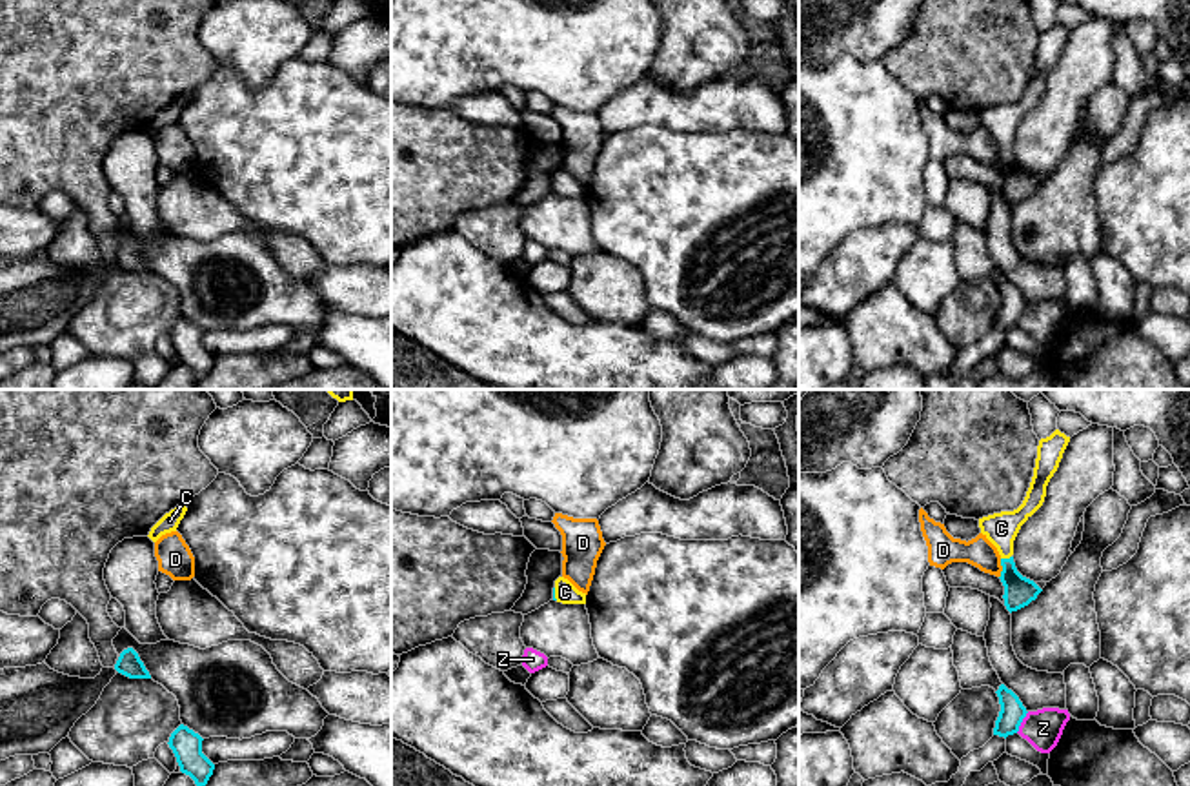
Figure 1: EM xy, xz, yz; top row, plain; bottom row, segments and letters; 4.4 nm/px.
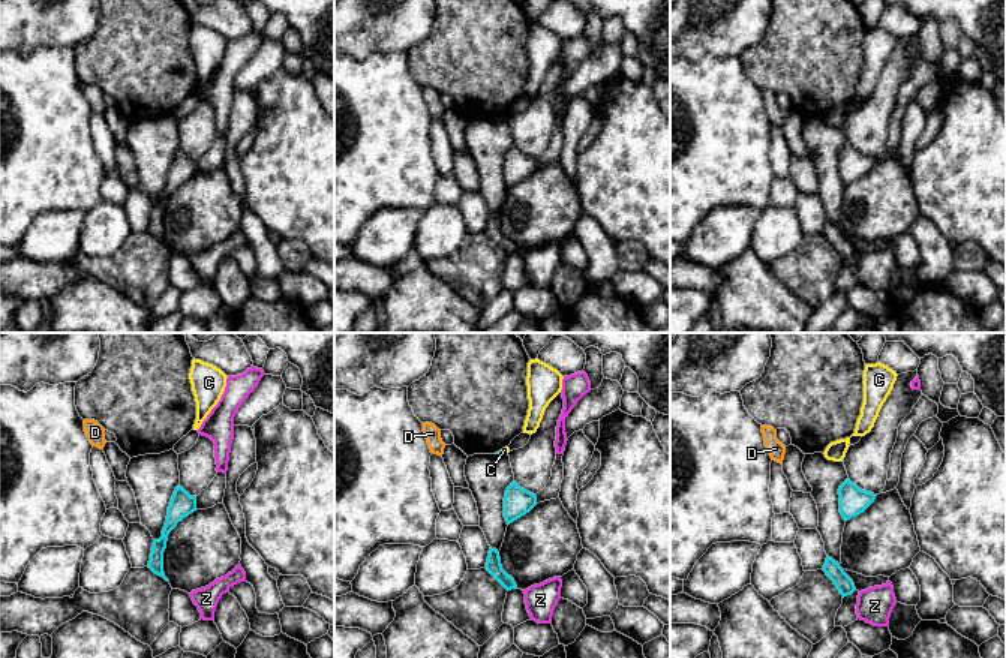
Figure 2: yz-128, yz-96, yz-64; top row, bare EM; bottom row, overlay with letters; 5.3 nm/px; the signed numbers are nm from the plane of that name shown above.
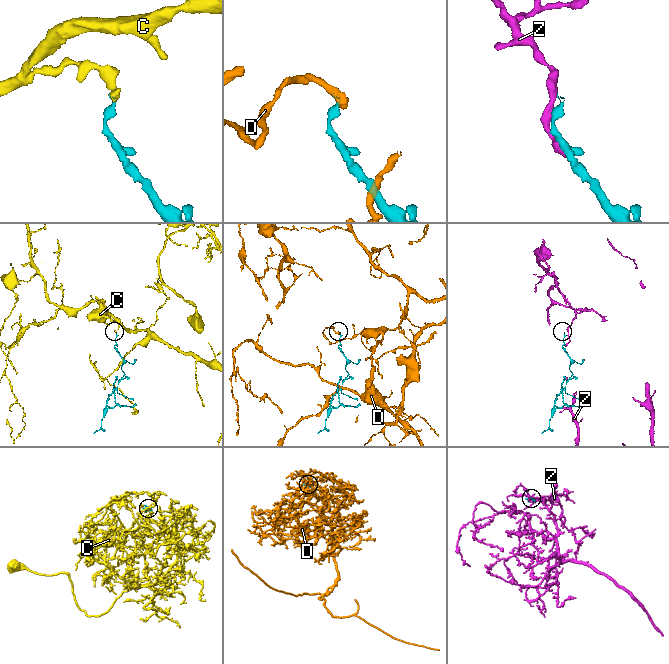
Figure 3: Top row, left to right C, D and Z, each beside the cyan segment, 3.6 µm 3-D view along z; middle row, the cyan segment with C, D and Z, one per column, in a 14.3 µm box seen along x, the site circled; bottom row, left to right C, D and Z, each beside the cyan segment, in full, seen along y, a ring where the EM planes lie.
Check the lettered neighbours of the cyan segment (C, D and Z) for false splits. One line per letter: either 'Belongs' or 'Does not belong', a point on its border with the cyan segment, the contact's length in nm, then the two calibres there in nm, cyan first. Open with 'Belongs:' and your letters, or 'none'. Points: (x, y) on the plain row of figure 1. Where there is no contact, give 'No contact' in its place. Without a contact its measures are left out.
Belongs: C
C: Belongs. Touches cyan at yz (1005, 151). Shared border 50 nm. Thickness 140 nm (cyan) against 140 nm
D: Does not belong. Touches cyan at yz (1003, 161). Shared border 90 nm. Thickness 140 nm (cyan) against 140 nm
Z: Does not belong. Touches cyan at yz (1021, 313). Shared border 110 nm. Thickness 110 nm (cyan) against 170 nm

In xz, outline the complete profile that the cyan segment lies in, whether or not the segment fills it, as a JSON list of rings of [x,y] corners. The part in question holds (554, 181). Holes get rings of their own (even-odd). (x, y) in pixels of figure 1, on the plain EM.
[[[559,169],[553,180],[553,193],[562,196],[586,196],[586,186],[579,184],[568,171]]]

